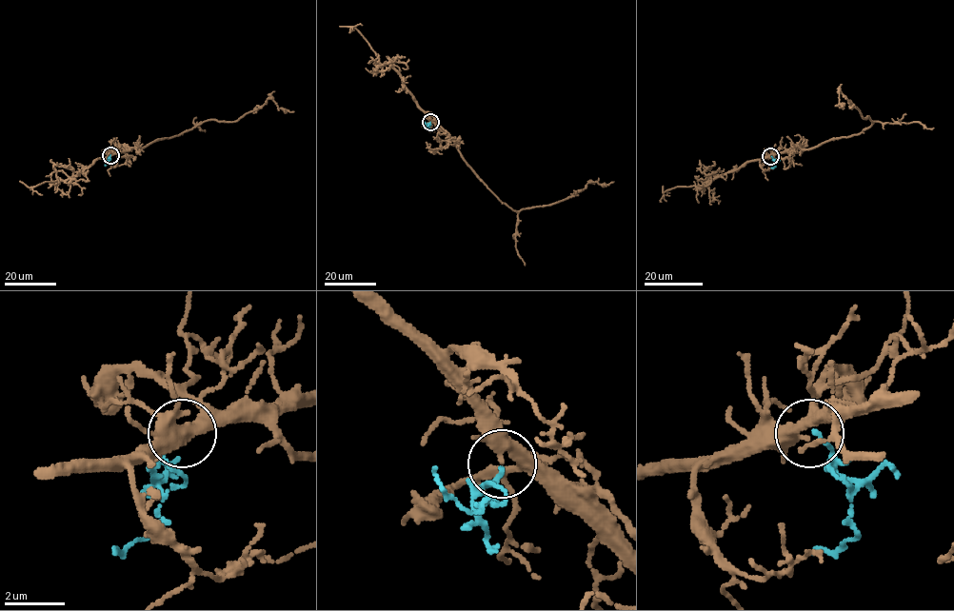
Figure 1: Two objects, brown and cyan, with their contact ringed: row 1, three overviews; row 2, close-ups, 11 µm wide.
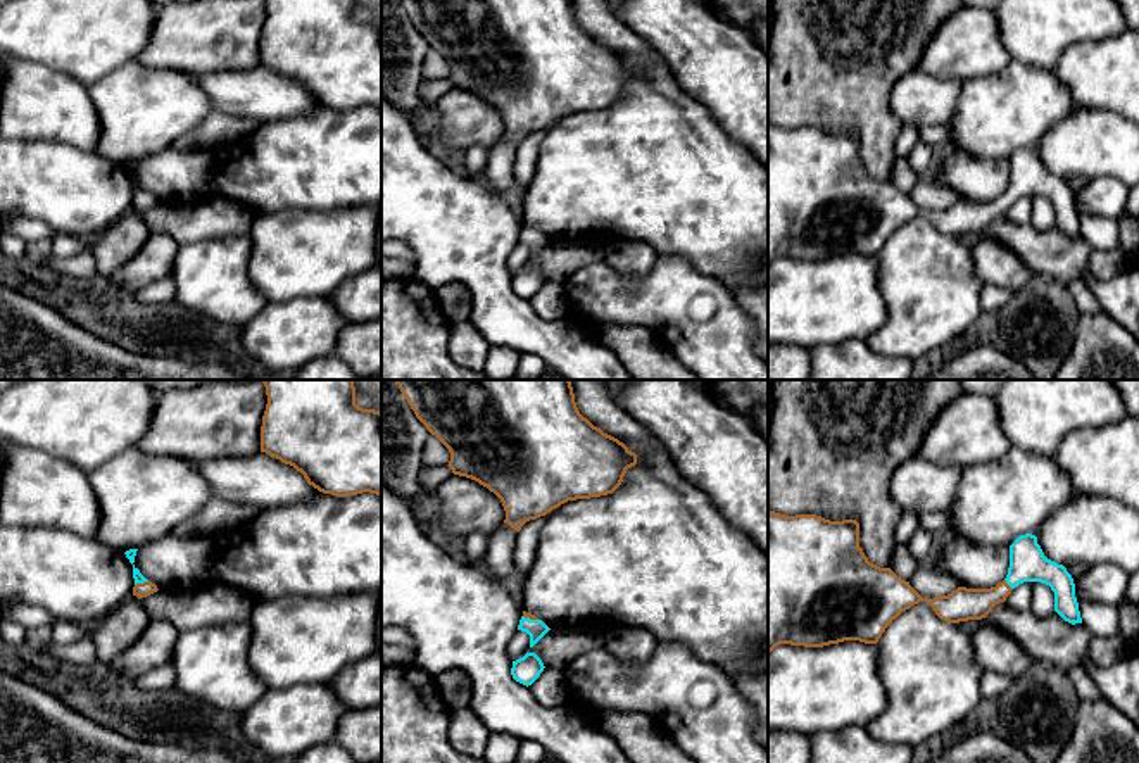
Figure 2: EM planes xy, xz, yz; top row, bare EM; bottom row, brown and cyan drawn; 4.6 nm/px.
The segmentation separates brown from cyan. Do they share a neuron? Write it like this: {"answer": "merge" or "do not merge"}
{"answer": "merge"}

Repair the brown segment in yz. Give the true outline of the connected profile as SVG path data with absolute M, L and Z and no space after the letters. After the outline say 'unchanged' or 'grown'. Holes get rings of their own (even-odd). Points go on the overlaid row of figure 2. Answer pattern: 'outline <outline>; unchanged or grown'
outline M768 511L768 654L780 644L823 647L844 640L877 644L885 628L920 601L949 623L985 618L1023 582L1041 582L1054 592L1054 611L1068 623L1082 623L1075 583L1063 564L1048 559L1032 533L1010 545L1006 578L991 589L958 587L947 596L923 599L890 568L868 561L859 547L856 520L830 521L816 514L785 516Z; grown

